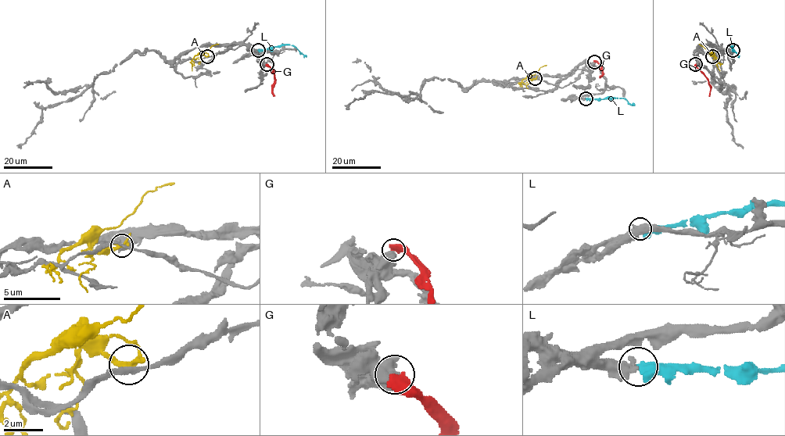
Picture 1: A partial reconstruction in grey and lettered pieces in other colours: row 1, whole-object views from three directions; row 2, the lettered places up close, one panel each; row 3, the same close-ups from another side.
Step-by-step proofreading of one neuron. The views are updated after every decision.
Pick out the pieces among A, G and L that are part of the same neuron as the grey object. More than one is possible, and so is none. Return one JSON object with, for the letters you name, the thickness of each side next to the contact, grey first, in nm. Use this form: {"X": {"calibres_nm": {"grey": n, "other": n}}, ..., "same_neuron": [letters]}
{"L": {"calibres_nm": {"grey": 400, "other": 500}}, "same_neuron": ["L"]}

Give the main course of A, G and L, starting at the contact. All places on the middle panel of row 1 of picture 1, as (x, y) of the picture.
A: (535, 79), (525, 83), (521, 82), (520, 86)
G: (594, 62), (600, 66), (600, 76), (603, 75)
L: (586, 98), (621, 98), (631, 105), (634, 104)

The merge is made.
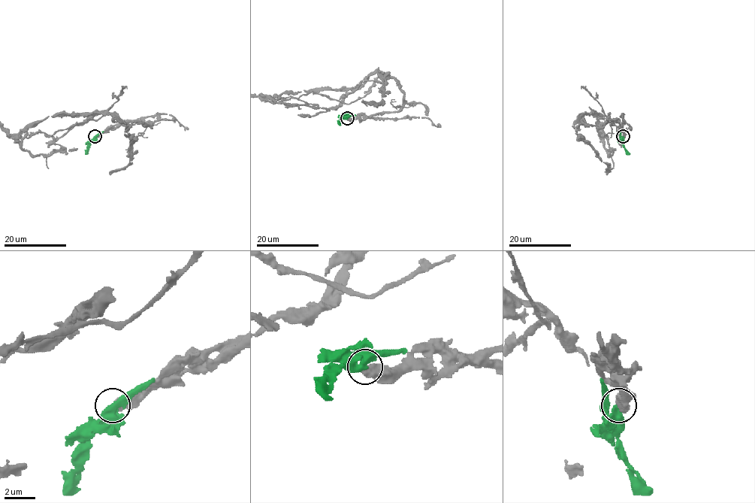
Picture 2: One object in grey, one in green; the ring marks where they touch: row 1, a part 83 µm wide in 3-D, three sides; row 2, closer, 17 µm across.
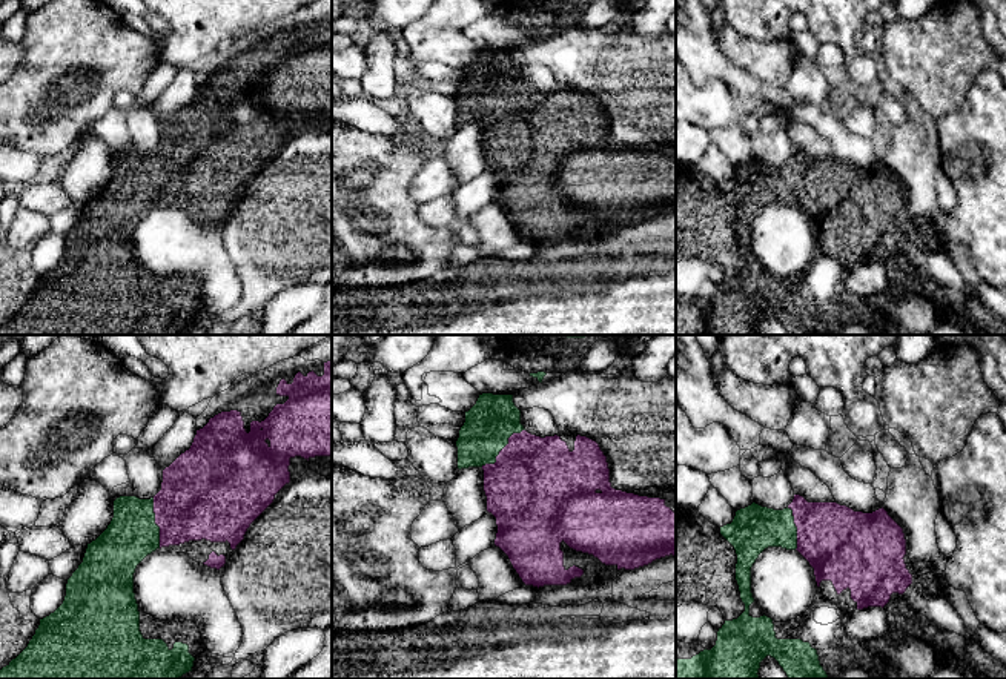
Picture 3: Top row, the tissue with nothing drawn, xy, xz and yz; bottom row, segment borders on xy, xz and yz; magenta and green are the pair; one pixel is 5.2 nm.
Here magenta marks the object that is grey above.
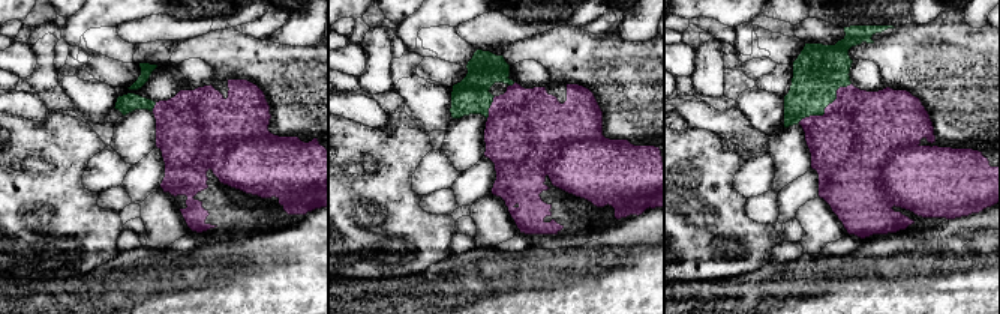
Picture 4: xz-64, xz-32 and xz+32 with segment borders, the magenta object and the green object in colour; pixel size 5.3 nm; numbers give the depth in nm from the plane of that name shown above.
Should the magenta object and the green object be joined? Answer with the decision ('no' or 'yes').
yes

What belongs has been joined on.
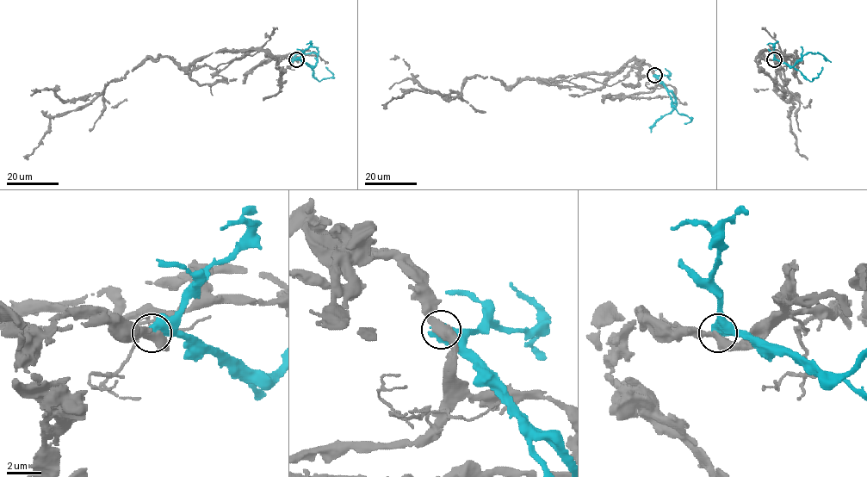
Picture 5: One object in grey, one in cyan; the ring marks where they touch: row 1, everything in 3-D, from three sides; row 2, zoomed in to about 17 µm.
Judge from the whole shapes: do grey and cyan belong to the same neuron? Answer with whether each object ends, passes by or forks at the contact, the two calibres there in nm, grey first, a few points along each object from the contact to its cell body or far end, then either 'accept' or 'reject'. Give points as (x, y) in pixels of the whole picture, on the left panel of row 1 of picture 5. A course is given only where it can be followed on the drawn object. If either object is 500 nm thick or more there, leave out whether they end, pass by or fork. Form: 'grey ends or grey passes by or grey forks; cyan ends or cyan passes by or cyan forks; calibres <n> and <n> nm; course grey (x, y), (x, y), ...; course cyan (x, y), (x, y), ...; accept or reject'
calibres 440 and 750 nm; course grey (296, 60), (276, 61), (263, 50), (213, 68), (147, 58), (89, 103), (52, 117), (50, 129), (25, 158); course cyan (296, 60), (314, 65), (318, 55), (312, 52), (297, 53), (292, 62); reject

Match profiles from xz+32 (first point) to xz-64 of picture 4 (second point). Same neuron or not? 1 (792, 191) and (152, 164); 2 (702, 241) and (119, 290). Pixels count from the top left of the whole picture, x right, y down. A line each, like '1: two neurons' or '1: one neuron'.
1: one neuron
2: two neurons

